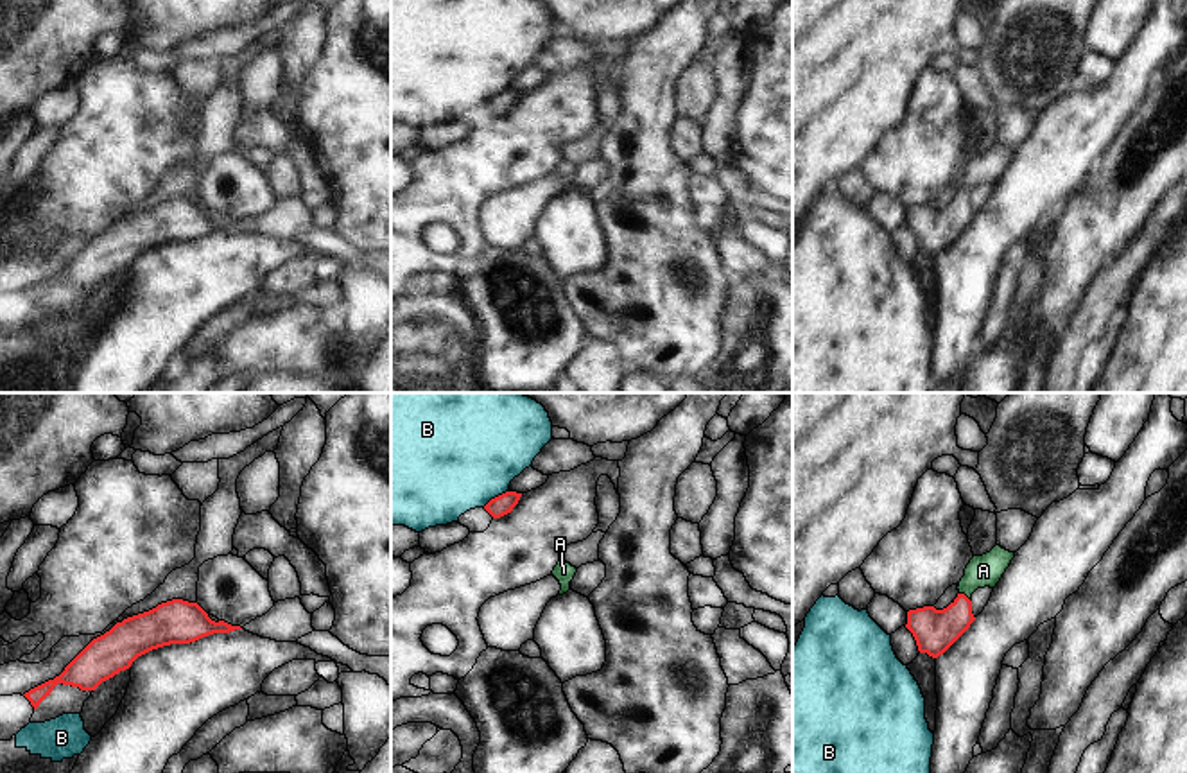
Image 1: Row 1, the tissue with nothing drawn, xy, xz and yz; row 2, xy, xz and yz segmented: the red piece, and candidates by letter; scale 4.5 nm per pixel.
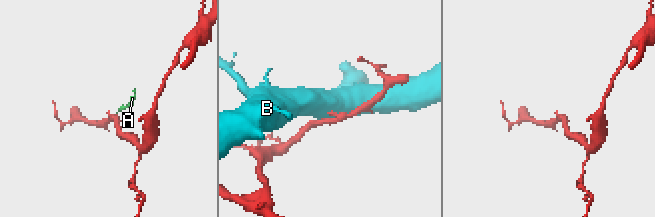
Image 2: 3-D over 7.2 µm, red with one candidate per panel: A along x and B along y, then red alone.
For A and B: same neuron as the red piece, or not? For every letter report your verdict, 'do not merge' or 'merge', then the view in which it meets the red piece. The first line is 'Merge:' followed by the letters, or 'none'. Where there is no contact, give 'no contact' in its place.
Merge: A
A: merge; contact in yz
B: do not merge; contact in xz

